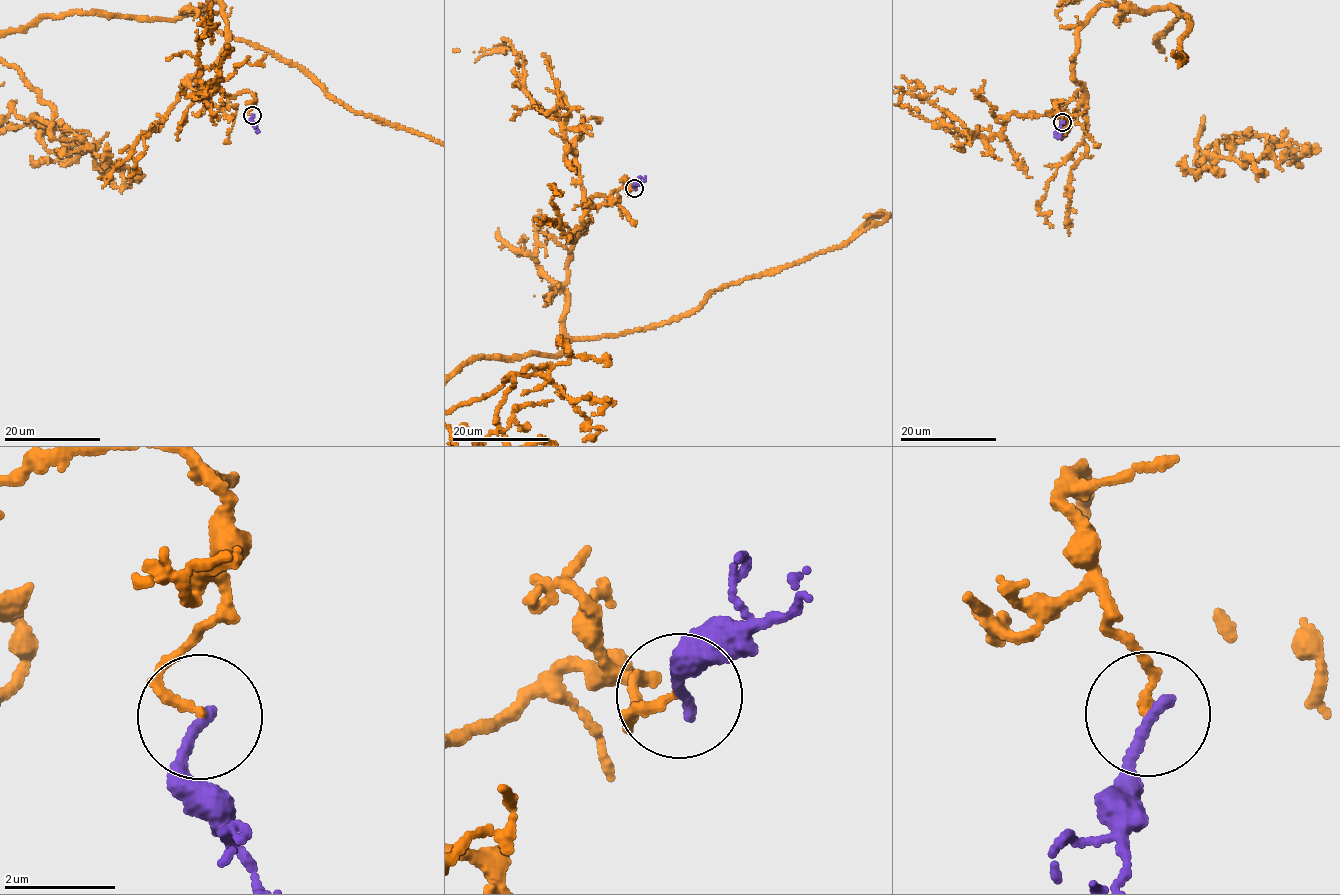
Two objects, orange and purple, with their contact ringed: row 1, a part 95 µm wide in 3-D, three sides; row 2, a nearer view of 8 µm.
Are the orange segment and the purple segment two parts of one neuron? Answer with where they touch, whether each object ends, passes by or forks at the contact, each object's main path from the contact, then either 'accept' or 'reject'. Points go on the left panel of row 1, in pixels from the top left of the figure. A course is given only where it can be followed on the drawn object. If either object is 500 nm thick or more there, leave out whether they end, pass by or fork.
(252, 115) | orange ends | purple ends | orange via (252, 115), (248, 91), (189, 83), (228, 36), (210, 3), (190, 13), (355, 111) | purple via (252, 115), (251, 124), (259, 131) | reject

